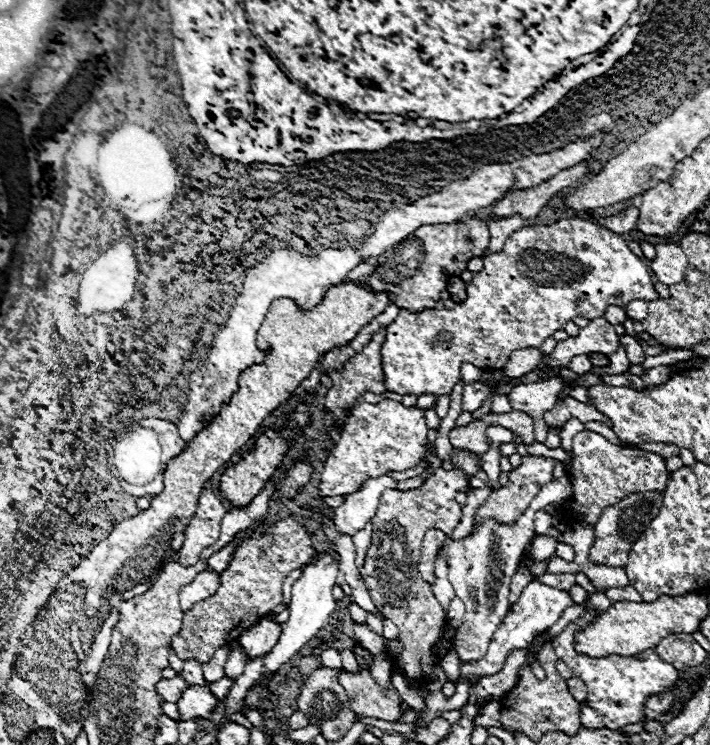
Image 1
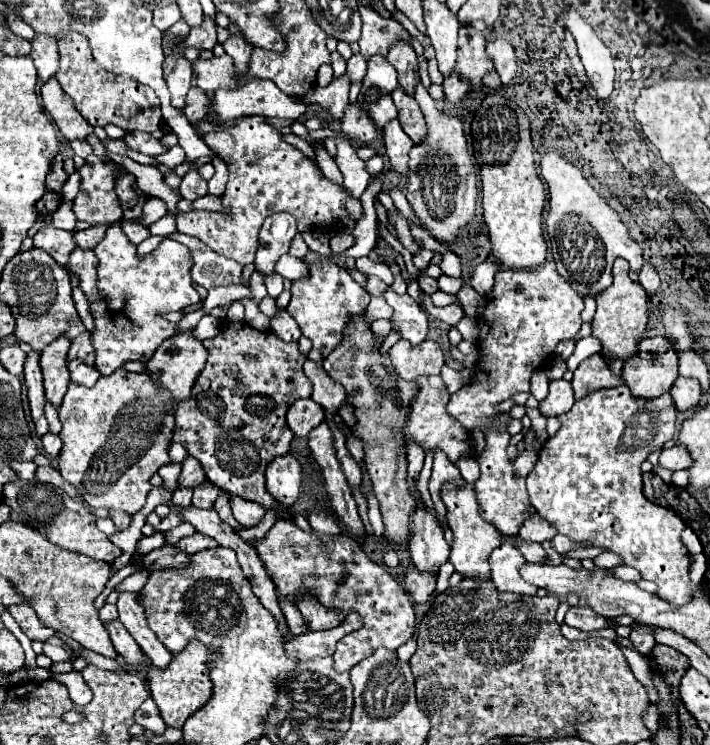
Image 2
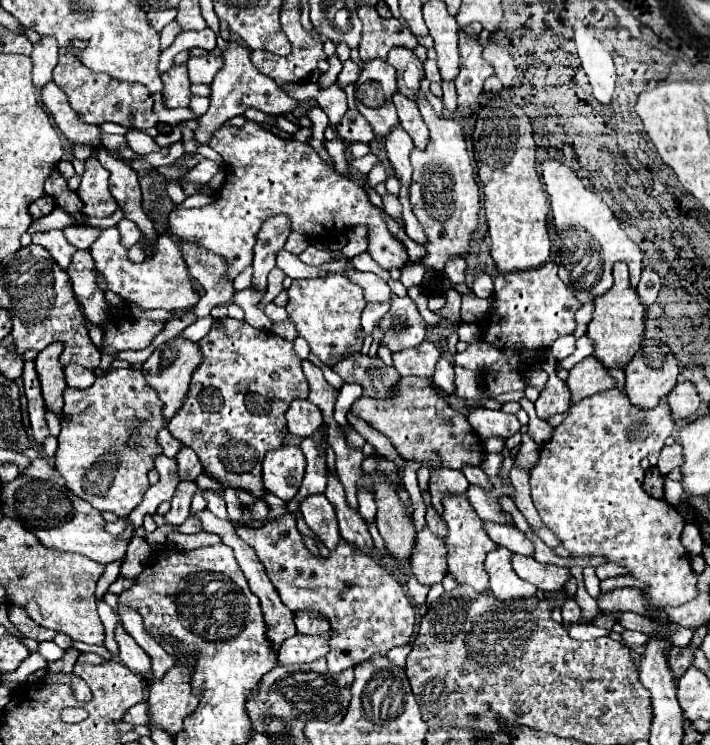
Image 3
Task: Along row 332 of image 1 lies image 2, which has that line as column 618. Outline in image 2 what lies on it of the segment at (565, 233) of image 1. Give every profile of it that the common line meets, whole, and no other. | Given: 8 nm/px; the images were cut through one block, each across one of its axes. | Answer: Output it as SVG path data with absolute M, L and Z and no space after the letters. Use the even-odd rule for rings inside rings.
M626 384L594 390L576 400L572 410L558 416L562 426L554 438L544 442L538 464L526 478L526 484L534 510L552 522L560 534L570 536L574 542L588 542L590 546L620 554L626 566L636 568L644 580L658 584L660 598L672 604L684 604L690 600L690 554L680 540L684 522L680 522L672 510L664 510L662 506L648 502L648 498L642 494L640 470L640 464L650 452L662 450L662 444L672 440L676 432L676 414L678 410L670 392L664 392L654 400L644 400L632 396Z

